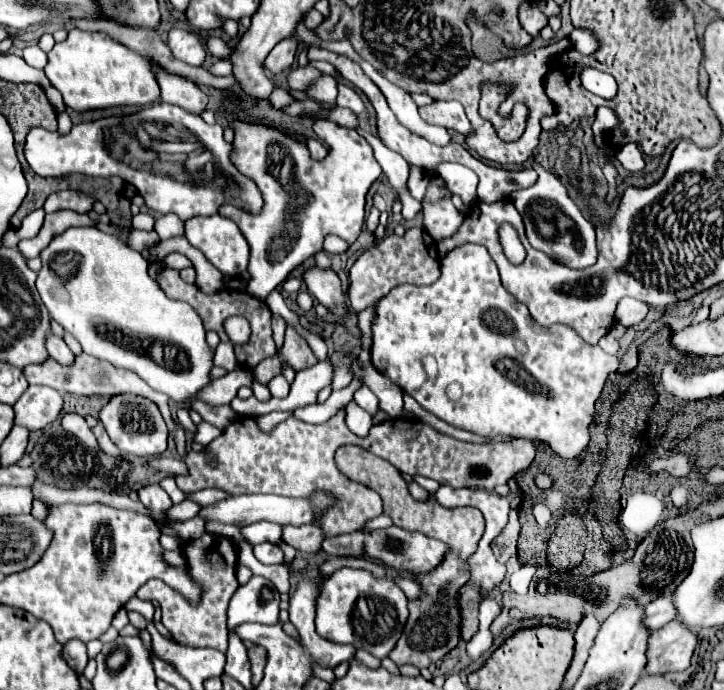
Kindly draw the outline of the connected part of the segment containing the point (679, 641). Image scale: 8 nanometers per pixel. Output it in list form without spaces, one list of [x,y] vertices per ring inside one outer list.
[[[669,622],[657,634],[653,632],[647,644],[645,674],[667,674],[689,668],[697,634],[683,628],[679,622]]]

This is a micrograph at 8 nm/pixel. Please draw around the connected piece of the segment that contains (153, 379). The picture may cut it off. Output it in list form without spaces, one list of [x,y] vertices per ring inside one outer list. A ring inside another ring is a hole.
[[[67,228],[63,234],[55,236],[51,244],[39,254],[43,266],[37,274],[37,290],[41,294],[43,304],[47,306],[51,318],[59,322],[65,332],[73,334],[83,346],[85,354],[91,354],[99,360],[107,360],[117,368],[127,368],[143,378],[153,390],[167,394],[175,402],[191,402],[191,398],[209,384],[209,370],[213,368],[211,358],[213,350],[209,350],[205,342],[205,328],[199,320],[199,314],[185,302],[169,300],[157,282],[149,276],[149,262],[141,256],[141,252],[131,246],[119,242],[115,236],[109,236],[97,228]],[[153,340],[161,340],[163,344],[171,344],[183,348],[189,360],[187,370],[167,370],[153,362],[145,350]]]

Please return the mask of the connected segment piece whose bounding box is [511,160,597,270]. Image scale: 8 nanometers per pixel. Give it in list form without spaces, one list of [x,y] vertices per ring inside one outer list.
[[[533,160],[533,168],[539,174],[537,182],[525,190],[517,190],[511,194],[511,202],[523,216],[529,244],[567,268],[579,270],[595,264],[597,248],[595,248],[593,224],[589,224],[589,220],[581,214],[577,204],[569,198],[567,188],[559,178],[555,178],[537,160]]]

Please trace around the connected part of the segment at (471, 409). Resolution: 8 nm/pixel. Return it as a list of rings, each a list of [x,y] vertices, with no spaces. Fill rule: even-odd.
[[[471,242],[453,248],[441,260],[441,276],[439,276],[439,280],[435,284],[429,284],[429,286],[397,286],[385,298],[381,298],[375,304],[375,316],[373,316],[373,322],[371,322],[371,332],[373,332],[373,346],[371,346],[373,366],[383,376],[389,376],[407,394],[411,394],[427,412],[435,414],[437,418],[445,420],[451,426],[475,432],[479,436],[511,434],[511,436],[517,436],[517,438],[529,438],[529,440],[547,442],[565,460],[579,458],[587,450],[589,424],[593,422],[593,404],[599,398],[601,390],[605,388],[605,382],[607,382],[609,374],[615,372],[617,366],[619,366],[619,358],[617,356],[611,356],[611,354],[603,352],[599,346],[587,344],[573,328],[569,328],[565,324],[553,324],[549,328],[539,326],[531,318],[527,308],[521,302],[517,302],[507,290],[501,288],[499,272],[495,268],[495,262],[491,260],[487,248],[483,248],[481,244],[471,244]]]

